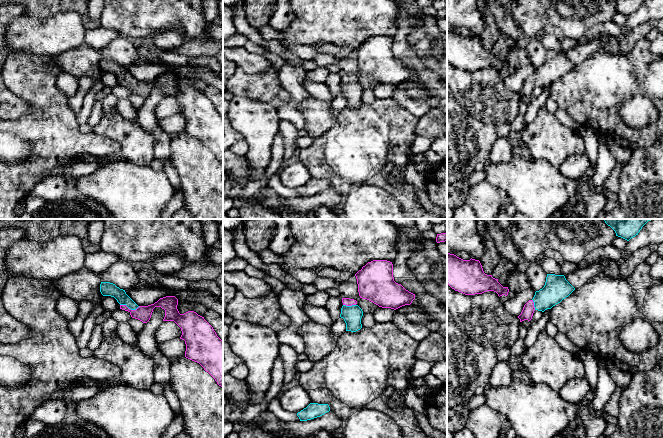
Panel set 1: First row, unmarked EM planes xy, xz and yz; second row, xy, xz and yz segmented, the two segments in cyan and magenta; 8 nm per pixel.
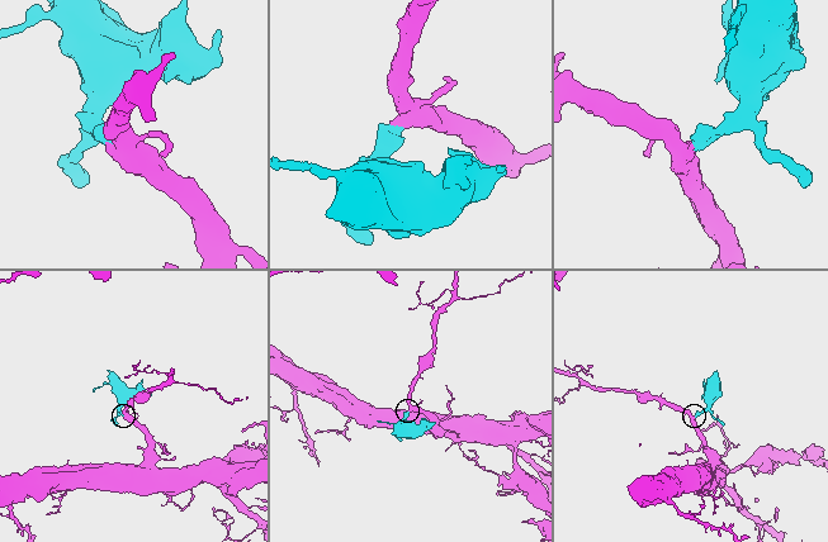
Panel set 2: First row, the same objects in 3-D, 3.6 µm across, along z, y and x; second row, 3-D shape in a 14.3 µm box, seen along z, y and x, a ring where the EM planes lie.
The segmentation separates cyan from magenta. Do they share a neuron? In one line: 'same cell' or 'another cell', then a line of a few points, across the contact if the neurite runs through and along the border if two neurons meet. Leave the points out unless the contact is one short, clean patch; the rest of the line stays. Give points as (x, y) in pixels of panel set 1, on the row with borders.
same cell | xy (106, 288), (114, 291), (130, 308), (143, 313)

